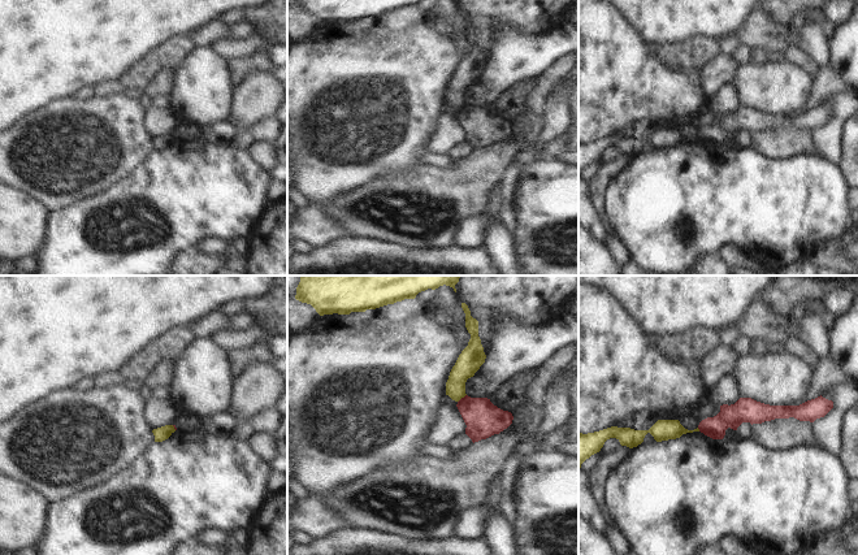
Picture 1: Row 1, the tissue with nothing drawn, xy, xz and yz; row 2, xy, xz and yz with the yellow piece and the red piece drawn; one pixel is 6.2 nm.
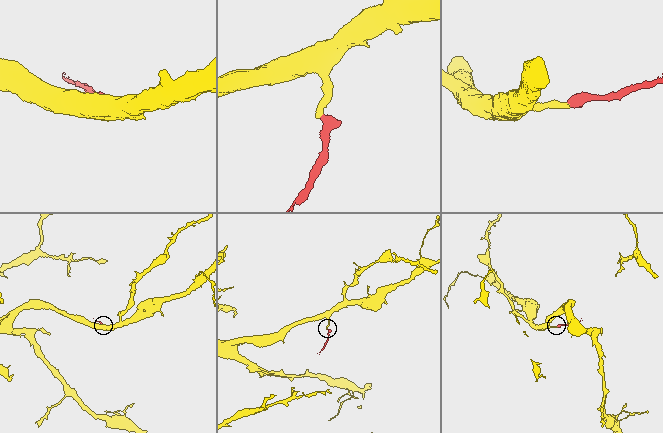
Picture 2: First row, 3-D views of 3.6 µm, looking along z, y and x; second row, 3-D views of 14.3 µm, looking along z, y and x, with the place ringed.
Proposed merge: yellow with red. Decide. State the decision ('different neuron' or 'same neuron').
different neuron

